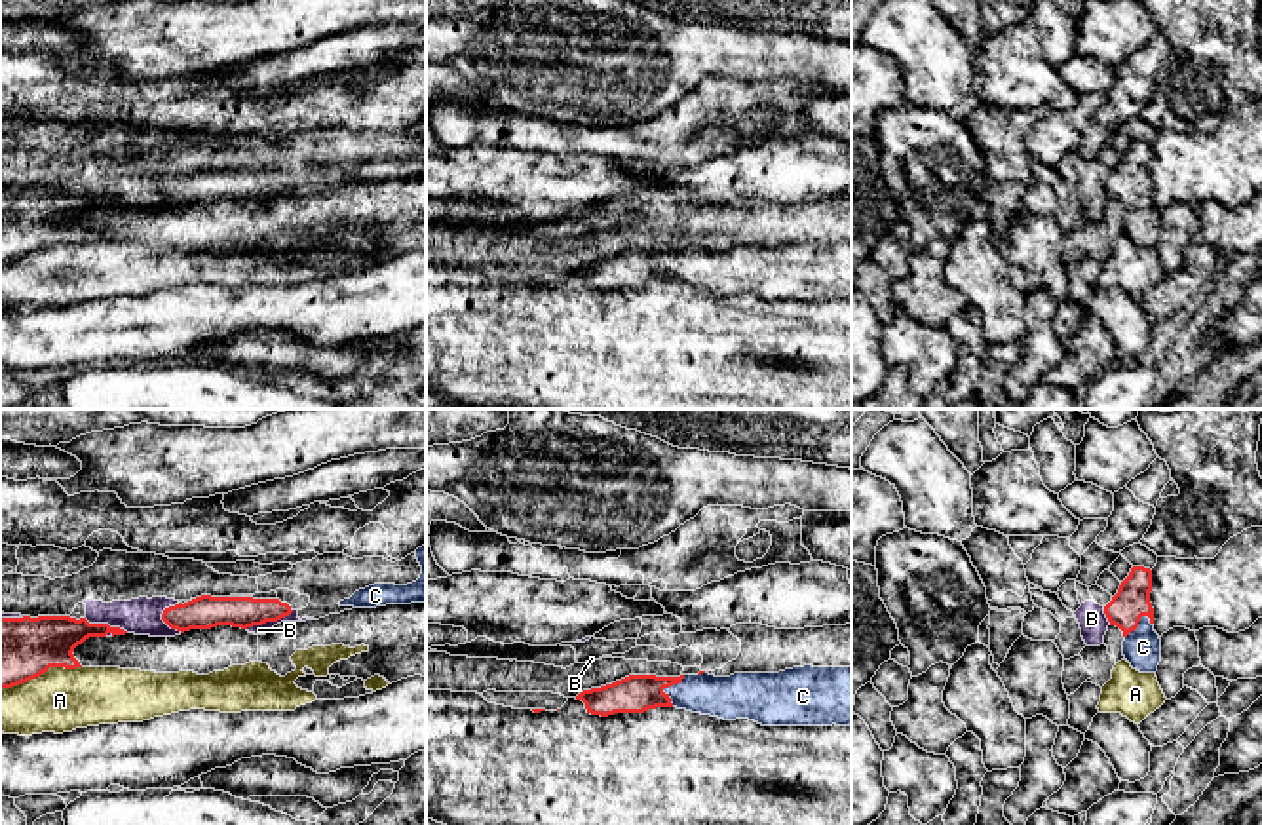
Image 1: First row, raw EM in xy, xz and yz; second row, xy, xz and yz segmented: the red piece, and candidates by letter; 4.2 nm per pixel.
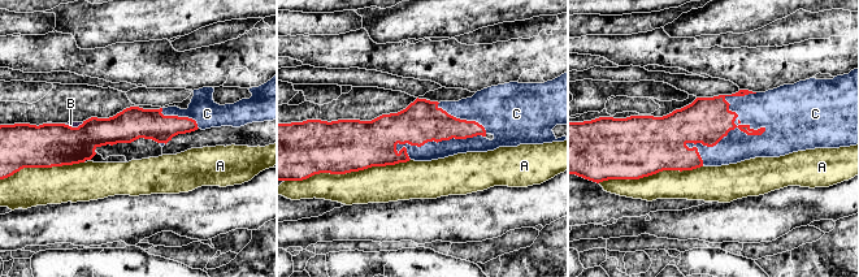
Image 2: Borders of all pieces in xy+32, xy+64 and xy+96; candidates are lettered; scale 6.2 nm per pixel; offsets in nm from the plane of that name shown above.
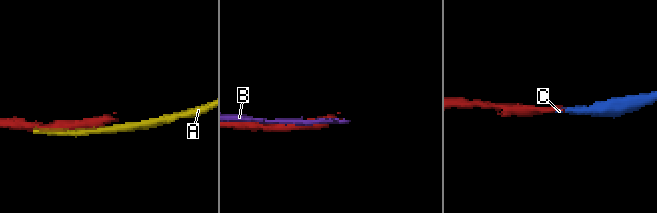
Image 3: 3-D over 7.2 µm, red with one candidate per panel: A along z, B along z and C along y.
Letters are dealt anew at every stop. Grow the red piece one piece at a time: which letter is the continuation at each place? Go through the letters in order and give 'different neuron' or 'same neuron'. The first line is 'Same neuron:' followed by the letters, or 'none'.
Same neuron: C
A: different neuron
B: different neuron
C: same neuron

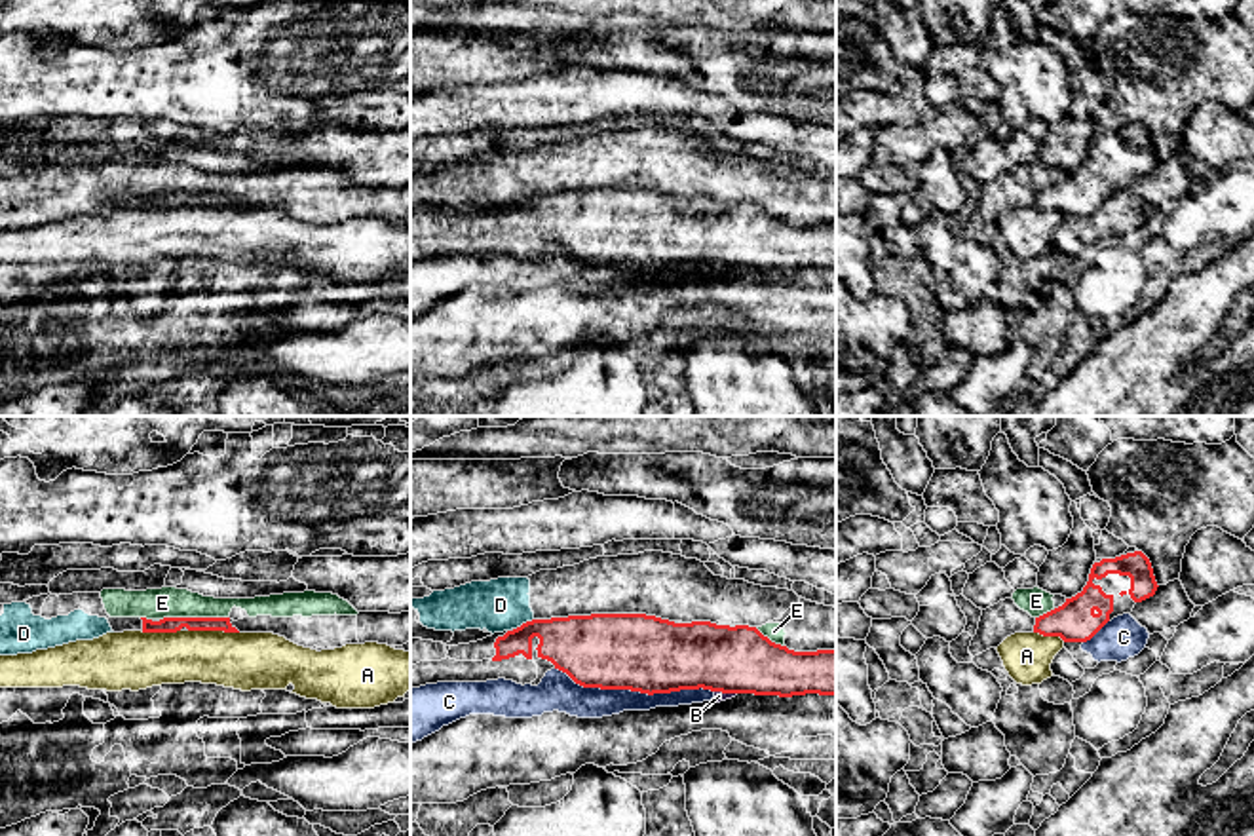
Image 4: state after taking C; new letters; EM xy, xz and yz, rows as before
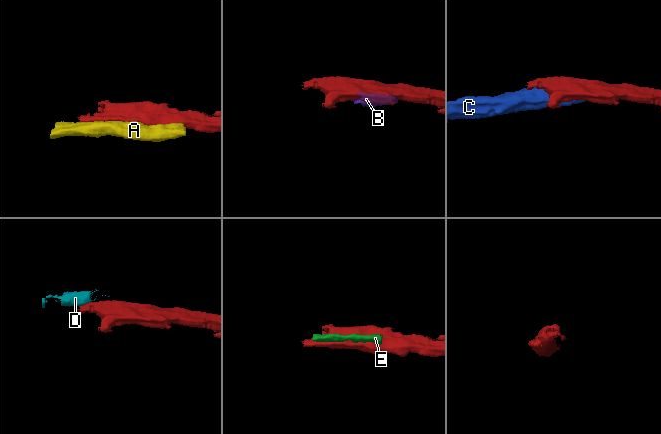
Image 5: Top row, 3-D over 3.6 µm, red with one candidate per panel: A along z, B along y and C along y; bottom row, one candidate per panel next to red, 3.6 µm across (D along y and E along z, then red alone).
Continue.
Same neuron: none
A: different neuron
B: different neuron
C: different neuron
D: different neuron
E: different neuron

